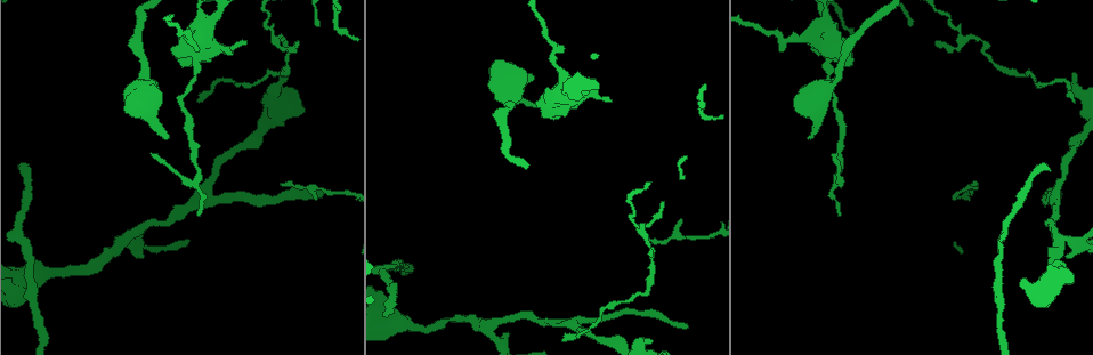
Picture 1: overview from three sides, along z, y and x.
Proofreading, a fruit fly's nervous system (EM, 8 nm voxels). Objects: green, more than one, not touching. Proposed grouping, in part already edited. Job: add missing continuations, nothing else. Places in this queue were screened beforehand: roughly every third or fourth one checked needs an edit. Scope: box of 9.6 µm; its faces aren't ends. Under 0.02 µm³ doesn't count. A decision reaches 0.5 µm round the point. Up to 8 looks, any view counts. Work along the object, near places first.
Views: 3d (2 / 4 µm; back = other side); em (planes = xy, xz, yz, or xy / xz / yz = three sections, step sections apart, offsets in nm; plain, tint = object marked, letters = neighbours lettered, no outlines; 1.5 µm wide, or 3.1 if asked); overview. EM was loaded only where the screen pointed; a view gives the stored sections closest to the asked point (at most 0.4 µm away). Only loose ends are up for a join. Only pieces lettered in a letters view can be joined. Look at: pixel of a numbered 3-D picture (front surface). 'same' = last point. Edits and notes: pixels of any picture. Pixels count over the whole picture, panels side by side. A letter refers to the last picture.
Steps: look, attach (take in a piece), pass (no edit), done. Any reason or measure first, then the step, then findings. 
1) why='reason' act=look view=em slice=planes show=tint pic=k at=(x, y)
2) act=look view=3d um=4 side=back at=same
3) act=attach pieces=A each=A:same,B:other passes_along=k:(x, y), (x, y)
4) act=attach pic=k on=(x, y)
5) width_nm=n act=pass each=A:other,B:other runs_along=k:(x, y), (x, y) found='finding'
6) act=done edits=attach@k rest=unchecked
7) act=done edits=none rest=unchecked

why='free end' act=look view=em slice=planes show=letters pic=1 at=(162, 138)

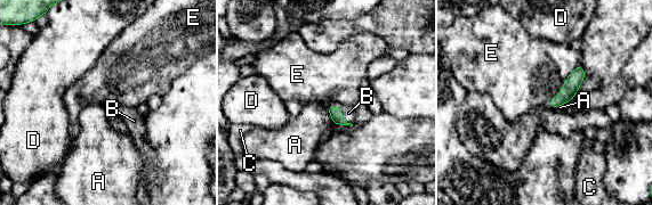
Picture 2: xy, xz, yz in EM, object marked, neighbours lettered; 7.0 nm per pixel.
act=attach pieces=B each=A:other,B:same,C:other,D:other,E:other passes_along=2:(336, 113), (344, 117), (348, 113) found='it goes on there'

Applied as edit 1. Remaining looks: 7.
why='see it whole again' act=look view=overview

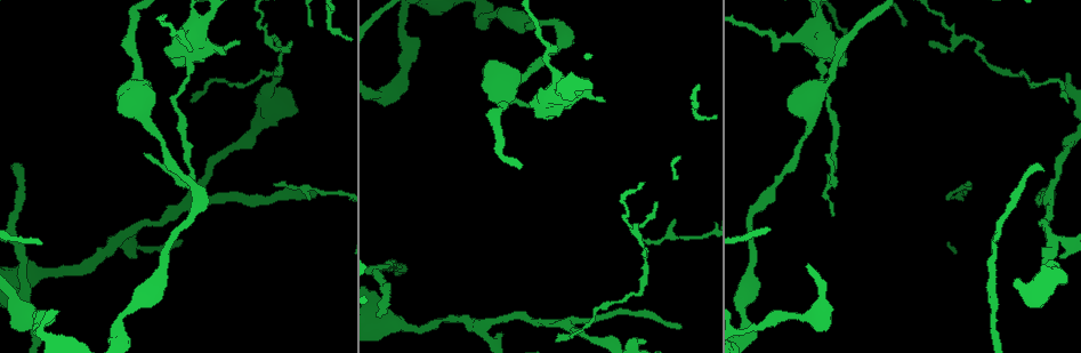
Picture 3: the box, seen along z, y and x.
why='thin end' act=look view=em slice=planes show=tint pic=3 at=(378, 314)

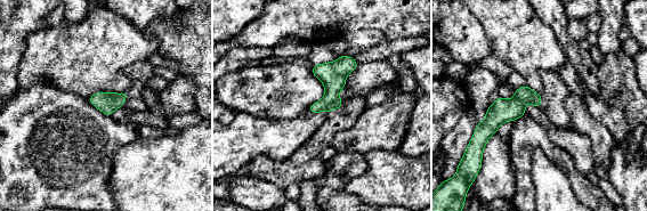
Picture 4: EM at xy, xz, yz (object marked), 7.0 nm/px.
why='see the neighbours' act=look view=em slice=planes show=letters at=same

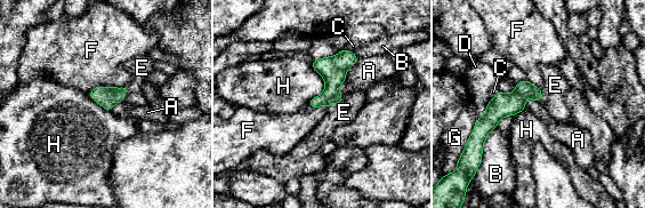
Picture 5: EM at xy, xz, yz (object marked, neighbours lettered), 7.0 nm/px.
act=attach pieces=E each=A:other,B:other,C:other,D:other,E:same,F:other,G:other,H:other passes_along=5:(333, 69), (336, 103), (344, 112) found='it goes on there'

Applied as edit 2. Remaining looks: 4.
act=look view=overview

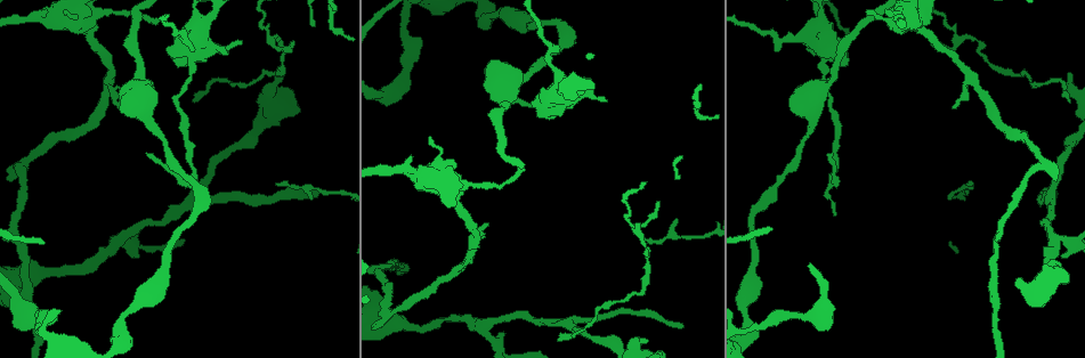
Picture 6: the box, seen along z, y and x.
why='free end' act=look view=em slice=planes show=letters pic=6 at=(657, 203)

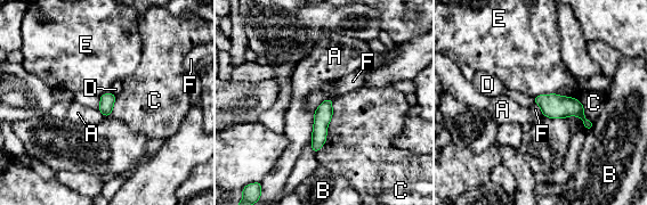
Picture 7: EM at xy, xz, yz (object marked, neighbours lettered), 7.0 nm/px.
act=pass each=A:other,B:other,C:other,D:other,E:other,F:other runs_along=7:(329, 101), (321, 121), (315, 148) found='none of them fits'

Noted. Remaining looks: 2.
act=done edits=attach@2,attach@5 rest=unchecked

